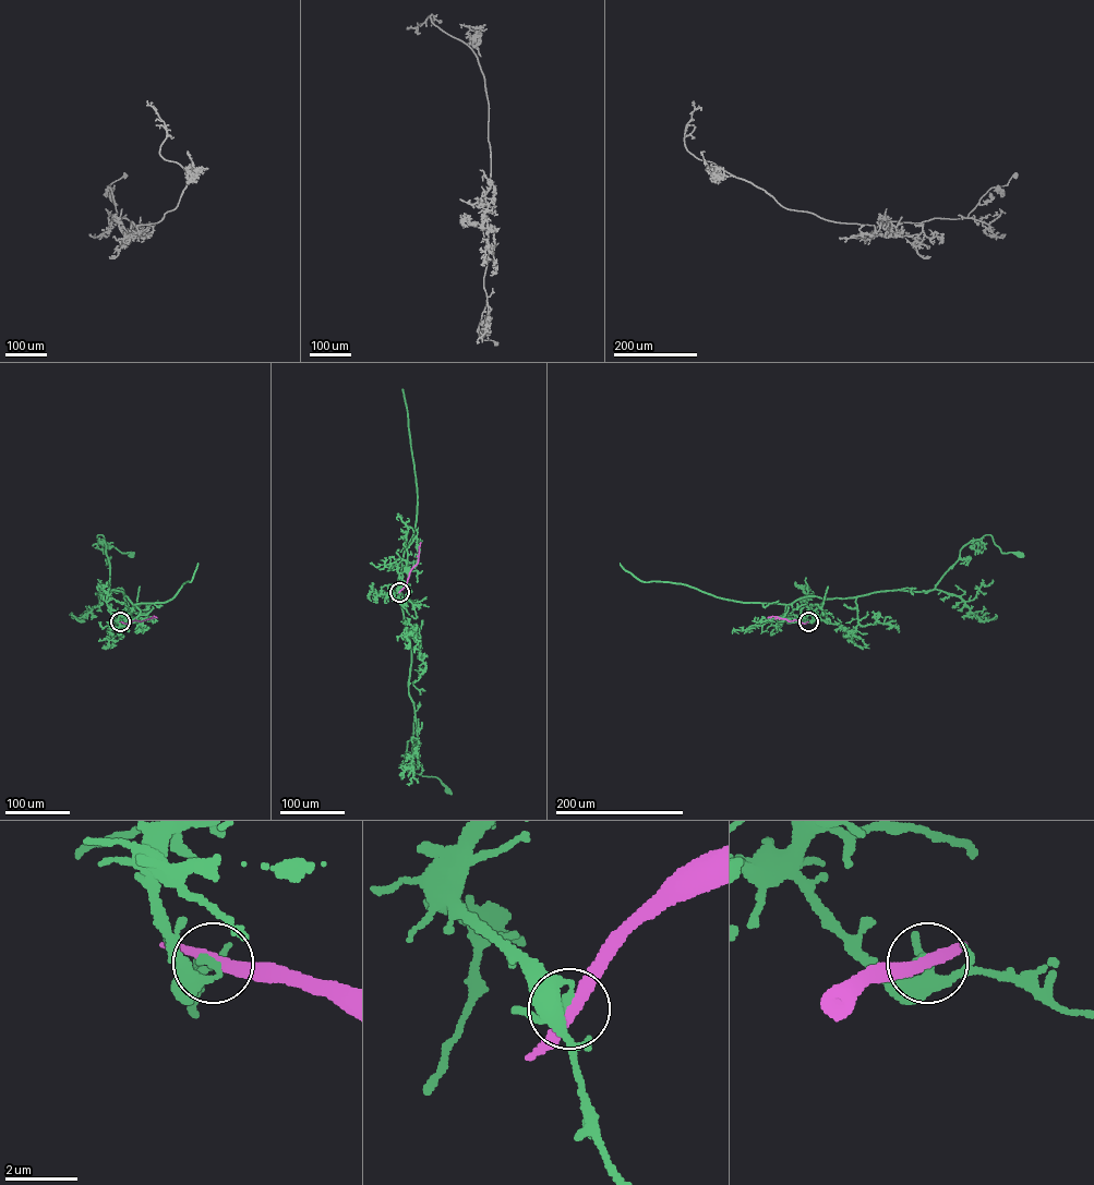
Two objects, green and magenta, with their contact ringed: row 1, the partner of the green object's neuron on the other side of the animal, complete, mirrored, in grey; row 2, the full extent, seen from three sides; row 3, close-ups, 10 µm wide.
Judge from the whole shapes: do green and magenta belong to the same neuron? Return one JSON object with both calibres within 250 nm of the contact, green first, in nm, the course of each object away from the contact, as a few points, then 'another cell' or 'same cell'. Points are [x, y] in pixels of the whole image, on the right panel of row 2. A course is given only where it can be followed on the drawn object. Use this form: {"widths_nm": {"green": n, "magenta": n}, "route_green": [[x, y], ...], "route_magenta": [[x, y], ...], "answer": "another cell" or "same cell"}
{"widths_nm": {"green": 220, "magenta": 340}, "route_green": [[808, 621], [804, 618], [825, 599], [932, 590], [961, 548], [985, 535], [1002, 553], [1020, 554]], "route_magenta": [[808, 621], [768, 617]], "answer": "another cell"}

